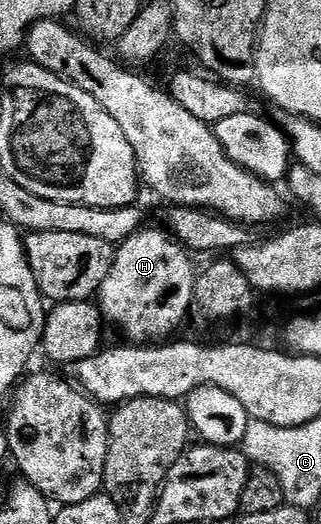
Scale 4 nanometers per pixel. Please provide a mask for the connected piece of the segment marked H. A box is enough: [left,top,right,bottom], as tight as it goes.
[98,228,196,344]

